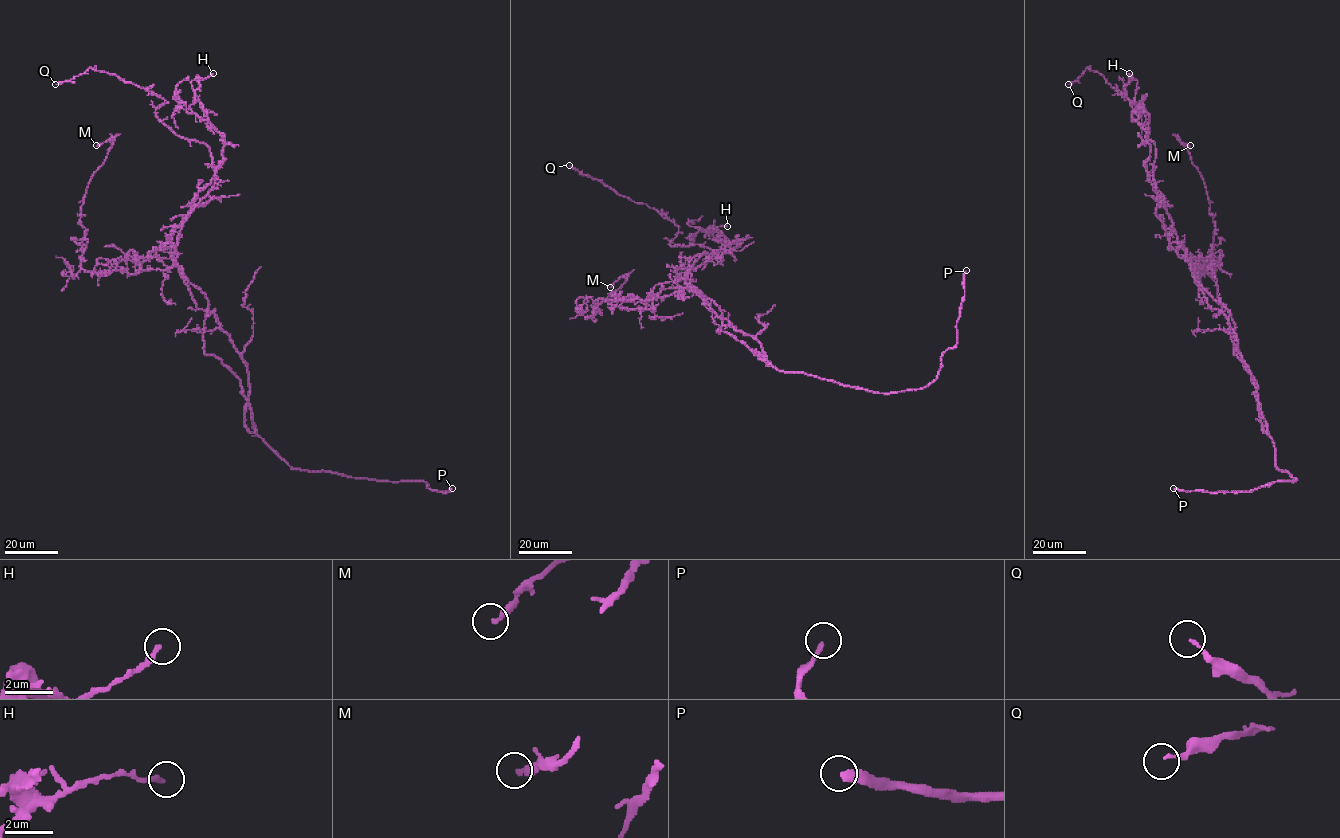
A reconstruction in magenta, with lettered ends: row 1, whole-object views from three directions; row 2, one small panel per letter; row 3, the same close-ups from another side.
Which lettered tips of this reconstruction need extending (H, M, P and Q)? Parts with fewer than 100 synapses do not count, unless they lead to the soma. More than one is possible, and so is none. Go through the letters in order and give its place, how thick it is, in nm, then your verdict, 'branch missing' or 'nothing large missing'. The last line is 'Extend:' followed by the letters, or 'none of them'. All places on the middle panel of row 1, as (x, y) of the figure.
H: at (727, 226); 200 nm thick; nothing large missing
M: at (610, 287); 300 nm thick; nothing large missing
P: at (966, 270); 240 nm thick; branch missing
Q: at (569, 165); 130 nm thick; nothing large missing
Extend: P

